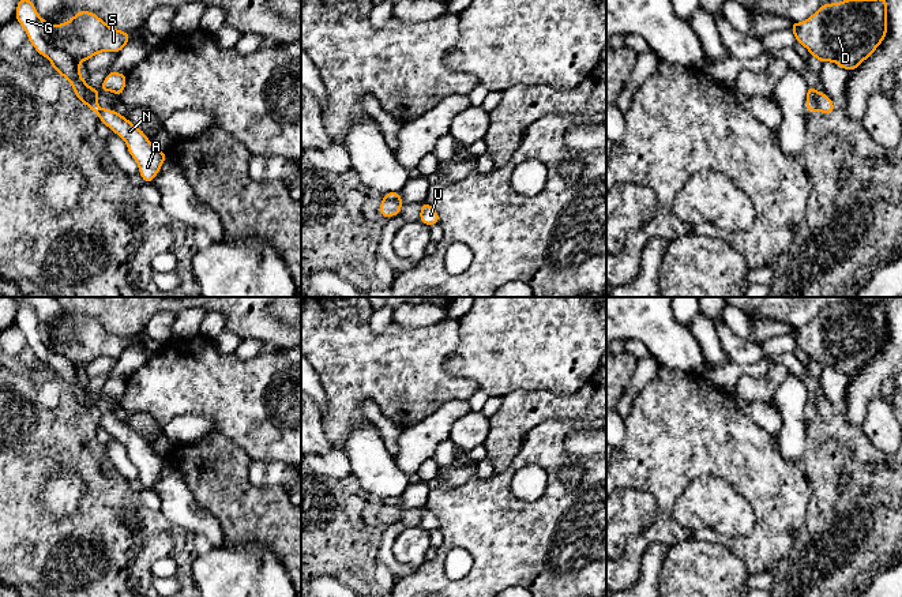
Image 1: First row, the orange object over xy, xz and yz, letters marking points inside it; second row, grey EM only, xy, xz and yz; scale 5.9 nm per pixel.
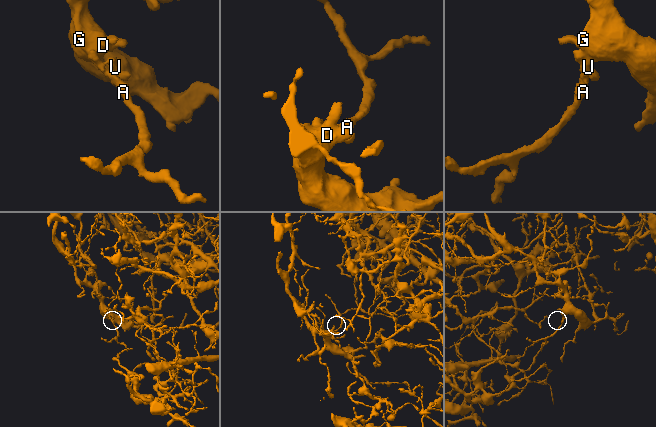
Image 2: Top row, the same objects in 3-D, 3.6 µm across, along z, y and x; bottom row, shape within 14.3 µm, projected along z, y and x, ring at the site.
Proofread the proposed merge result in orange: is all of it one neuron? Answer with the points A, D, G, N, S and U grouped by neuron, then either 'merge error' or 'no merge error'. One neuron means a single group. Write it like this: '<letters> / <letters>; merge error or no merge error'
A D N S / G U; merge error

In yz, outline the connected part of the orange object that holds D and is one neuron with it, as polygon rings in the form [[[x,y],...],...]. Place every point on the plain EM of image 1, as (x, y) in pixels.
[[[887,303],[846,304],[835,311],[824,308],[807,326],[790,327],[794,345],[809,358],[823,367],[834,367],[847,378],[856,375],[868,364],[887,341]]]

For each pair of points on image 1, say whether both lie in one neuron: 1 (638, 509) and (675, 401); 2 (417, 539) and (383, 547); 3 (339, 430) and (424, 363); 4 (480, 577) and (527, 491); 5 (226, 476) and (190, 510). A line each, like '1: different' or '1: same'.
1: different
2: different
3: same
4: different
5: different

